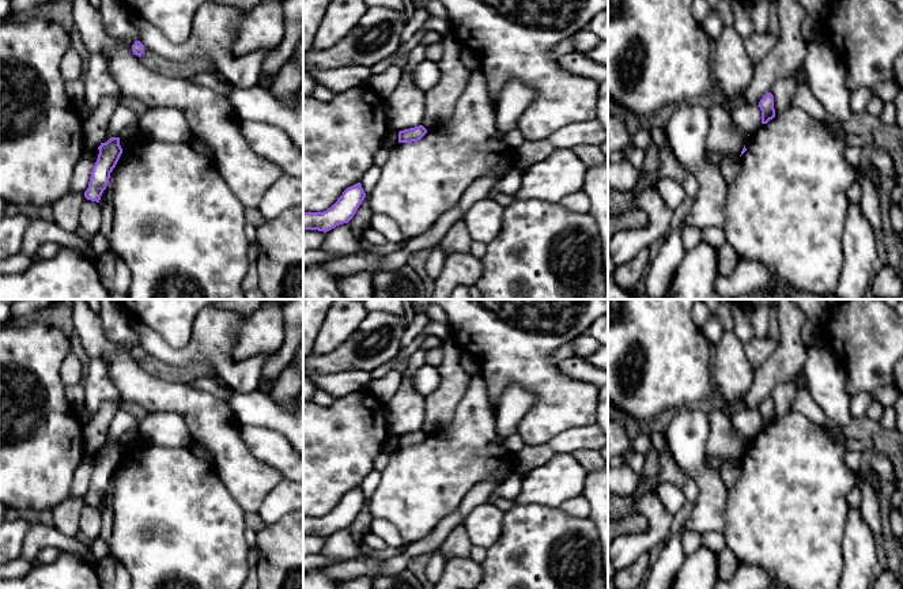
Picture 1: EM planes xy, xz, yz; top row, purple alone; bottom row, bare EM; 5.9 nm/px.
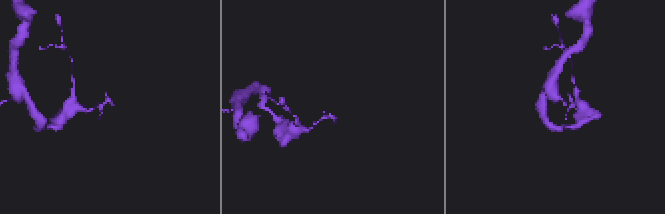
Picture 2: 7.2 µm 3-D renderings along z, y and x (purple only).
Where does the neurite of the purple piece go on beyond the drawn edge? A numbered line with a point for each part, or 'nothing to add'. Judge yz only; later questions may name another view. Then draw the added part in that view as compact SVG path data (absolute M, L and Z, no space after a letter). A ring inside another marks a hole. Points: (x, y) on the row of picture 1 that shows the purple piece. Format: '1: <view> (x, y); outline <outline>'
nothing to add

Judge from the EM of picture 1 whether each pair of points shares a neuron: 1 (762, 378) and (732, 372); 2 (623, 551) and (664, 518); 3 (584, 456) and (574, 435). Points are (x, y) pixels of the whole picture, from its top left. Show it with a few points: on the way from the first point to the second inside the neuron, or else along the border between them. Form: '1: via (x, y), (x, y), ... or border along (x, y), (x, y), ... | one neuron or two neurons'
1: border along (755, 372), (751, 389), (741, 401) | two neurons
2: via (634, 544), (641, 543), (654, 529) | one neuron
3: border along (593, 449), (580, 449), (573, 455) | two neurons

